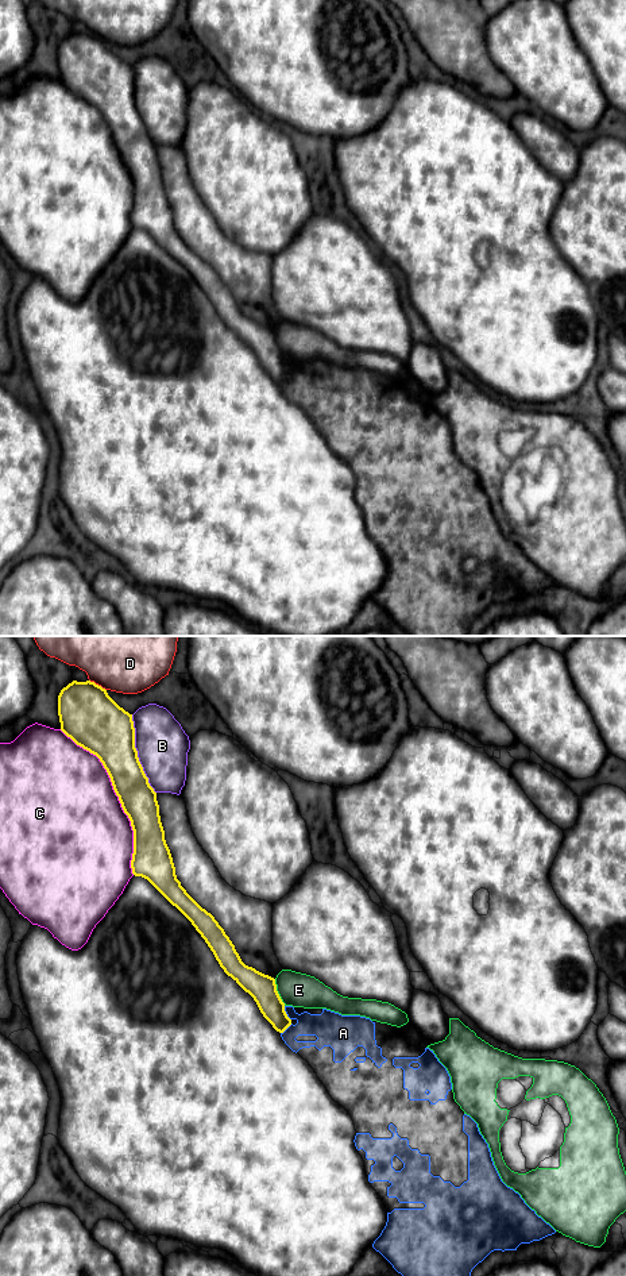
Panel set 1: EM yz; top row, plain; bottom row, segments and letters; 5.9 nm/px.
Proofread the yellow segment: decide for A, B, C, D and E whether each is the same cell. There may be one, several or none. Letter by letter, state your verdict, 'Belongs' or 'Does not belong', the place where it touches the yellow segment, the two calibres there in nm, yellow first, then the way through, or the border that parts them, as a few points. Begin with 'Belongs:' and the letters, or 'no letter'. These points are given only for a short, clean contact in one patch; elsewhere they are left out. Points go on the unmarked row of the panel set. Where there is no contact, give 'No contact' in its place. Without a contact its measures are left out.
Belongs: no letter
A: Does not belong. Touches yellow at yz (285, 365). Thickness 160 nm (yellow) against 160 nm
B: Does not belong. Touches yellow at yz (136, 105). Thickness 320 nm (yellow) against 320 nm
C: Does not belong. Touches yellow at yz (118, 147). Thickness 220 nm (yellow) against 480 nm
D: Does not belong. Touches yellow at yz (97, 37). Thickness 340 nm (yellow) against 280 nm
E: Does not belong. Touches yellow at yz (277, 344). Thickness 160 nm (yellow) against 200 nm. Boundary: yz (274, 331), (277, 344), (285, 357)

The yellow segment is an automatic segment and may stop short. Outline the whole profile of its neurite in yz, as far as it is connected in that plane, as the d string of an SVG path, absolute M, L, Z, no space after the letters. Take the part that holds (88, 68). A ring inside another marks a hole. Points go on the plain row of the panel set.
M73 32L58 47L61 82L96 107L134 182L132 225L147 231L205 292L224 324L256 354L263 369L283 385L291 371L275 331L246 317L215 269L181 238L165 192L156 144L148 135L135 100L132 66L94 34Z

